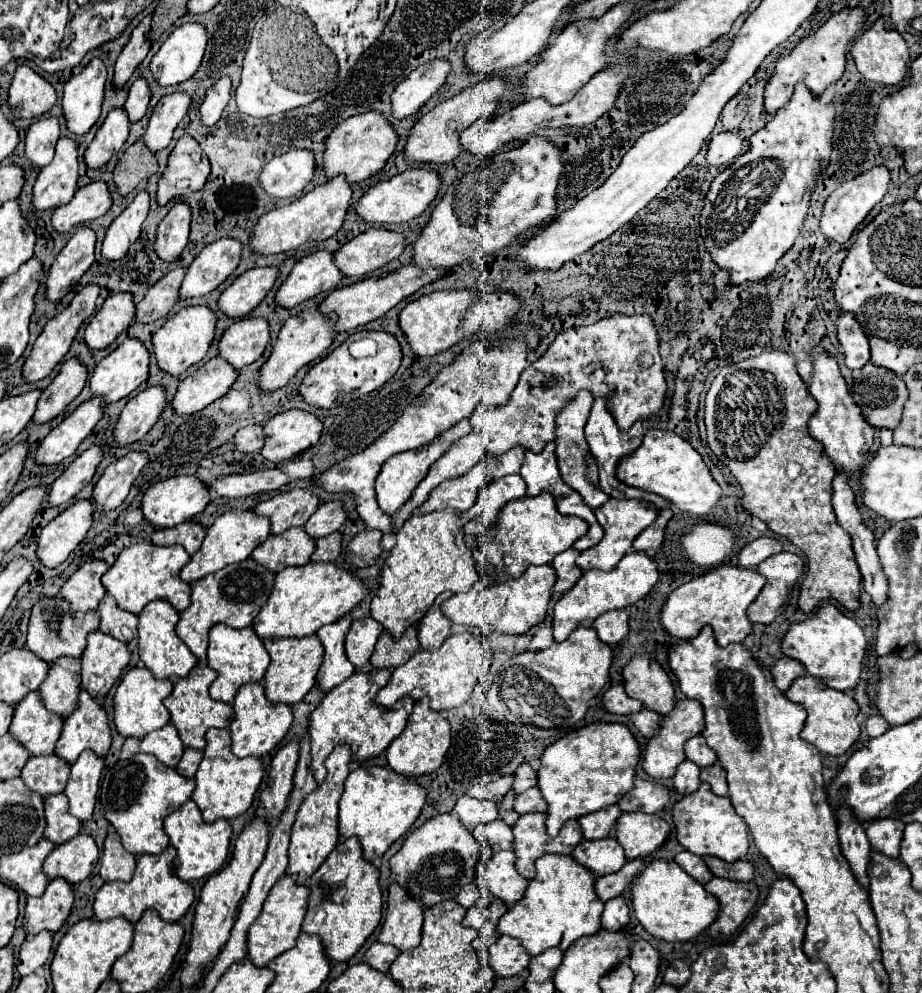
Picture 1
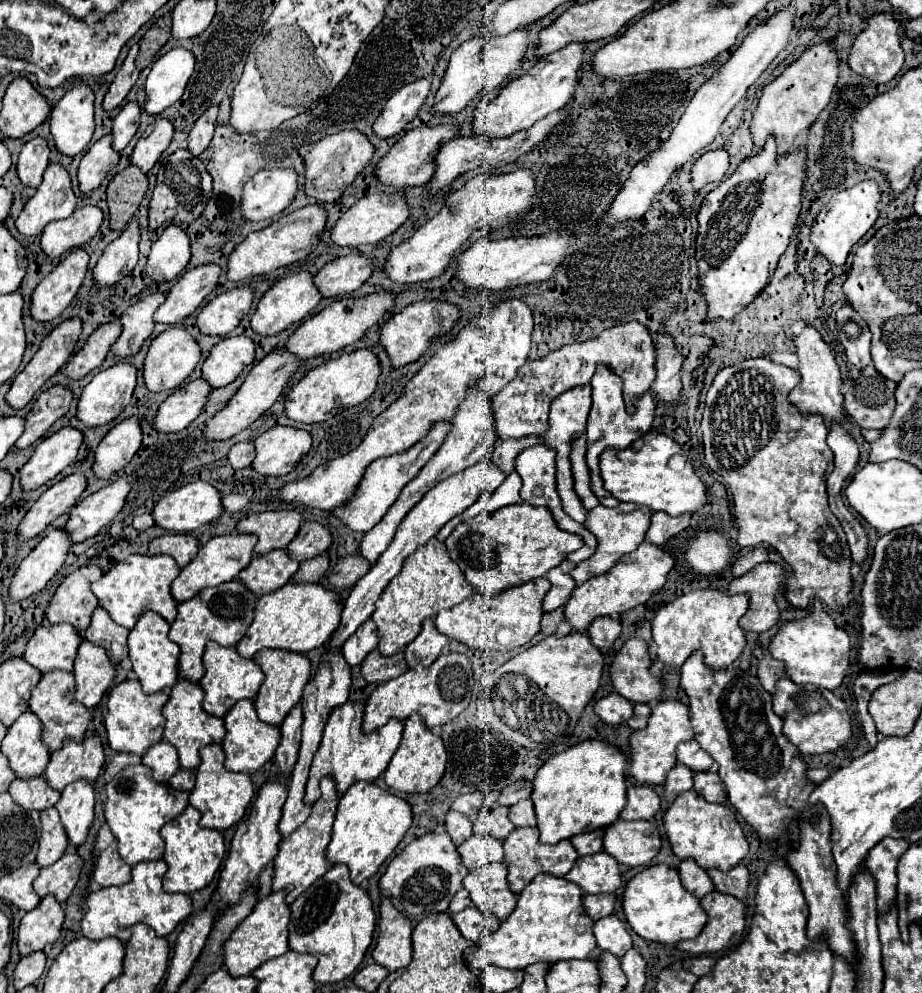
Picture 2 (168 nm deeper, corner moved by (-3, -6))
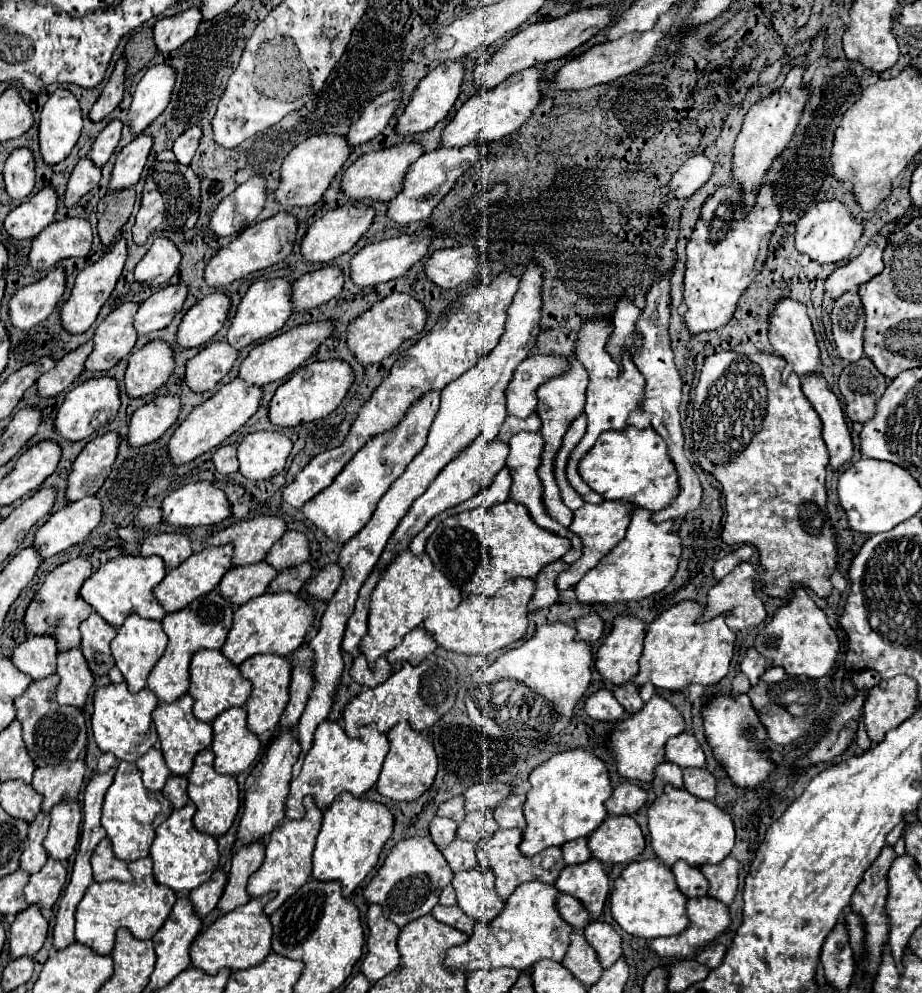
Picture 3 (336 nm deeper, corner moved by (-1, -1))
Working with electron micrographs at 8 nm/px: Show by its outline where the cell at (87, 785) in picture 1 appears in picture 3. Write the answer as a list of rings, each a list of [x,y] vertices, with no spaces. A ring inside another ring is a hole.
[[[62,802],[58,806],[54,806],[54,810],[50,812],[50,830],[44,838],[44,850],[48,854],[48,858],[54,860],[68,860],[72,856],[72,852],[76,850],[78,838],[80,838],[80,806],[78,802]]]

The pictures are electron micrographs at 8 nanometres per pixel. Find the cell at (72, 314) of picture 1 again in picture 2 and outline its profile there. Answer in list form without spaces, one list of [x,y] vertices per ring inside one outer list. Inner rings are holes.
[[[74,317],[74,319],[62,321],[62,323],[42,341],[42,345],[40,345],[40,349],[36,351],[36,355],[32,357],[32,361],[24,367],[24,371],[22,371],[18,377],[14,377],[12,387],[10,387],[8,395],[6,395],[6,401],[8,401],[14,409],[26,407],[28,401],[40,391],[40,387],[42,387],[50,377],[54,377],[60,367],[64,367],[64,365],[68,363],[70,355],[74,353],[74,347],[76,347],[76,343],[78,343],[80,333],[82,333],[82,319]]]

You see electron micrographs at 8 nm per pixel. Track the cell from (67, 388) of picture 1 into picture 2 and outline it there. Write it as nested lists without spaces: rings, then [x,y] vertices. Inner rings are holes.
[[[54,385],[38,395],[32,411],[26,415],[26,429],[16,441],[16,447],[24,449],[46,435],[46,431],[68,413],[72,403],[72,391],[64,385]]]

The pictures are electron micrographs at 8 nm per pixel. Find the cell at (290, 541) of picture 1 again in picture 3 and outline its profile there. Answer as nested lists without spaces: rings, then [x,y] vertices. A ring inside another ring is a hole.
[[[266,562],[230,568],[220,582],[220,596],[228,598],[232,606],[242,606],[248,600],[264,594],[276,574],[278,572]]]

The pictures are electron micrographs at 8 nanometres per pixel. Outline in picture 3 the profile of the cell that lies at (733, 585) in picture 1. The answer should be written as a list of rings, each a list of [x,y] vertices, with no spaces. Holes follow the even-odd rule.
[[[680,602],[664,610],[650,626],[644,638],[644,652],[640,658],[640,672],[632,682],[636,686],[654,684],[656,688],[682,692],[690,684],[714,686],[730,670],[734,654],[736,634],[726,626],[722,616],[710,622],[698,622],[702,618],[702,606],[698,602]]]

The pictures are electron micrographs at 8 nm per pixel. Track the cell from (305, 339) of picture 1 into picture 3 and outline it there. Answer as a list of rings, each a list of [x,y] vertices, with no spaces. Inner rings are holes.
[[[238,378],[234,382],[222,386],[212,398],[208,398],[204,404],[196,406],[186,416],[186,420],[174,430],[172,438],[168,440],[168,456],[172,458],[172,464],[174,466],[188,464],[194,458],[198,458],[200,454],[220,446],[230,434],[234,434],[238,428],[242,428],[248,422],[248,418],[258,410],[260,398],[262,398],[262,388],[248,386],[246,382],[242,382]]]

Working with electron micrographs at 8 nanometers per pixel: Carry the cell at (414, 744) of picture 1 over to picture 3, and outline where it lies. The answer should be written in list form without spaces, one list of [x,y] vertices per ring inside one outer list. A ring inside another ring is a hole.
[[[400,720],[392,730],[386,732],[386,738],[390,740],[390,750],[386,754],[380,778],[376,782],[376,790],[394,800],[394,802],[410,802],[422,796],[434,782],[436,770],[438,770],[438,758],[430,744],[430,740],[416,730],[410,730],[410,724],[406,720]]]

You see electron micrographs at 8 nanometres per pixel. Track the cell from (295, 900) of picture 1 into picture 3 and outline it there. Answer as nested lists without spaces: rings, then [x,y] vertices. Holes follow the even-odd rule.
[[[252,898],[248,904],[230,910],[228,914],[214,920],[212,926],[202,930],[190,950],[192,966],[200,968],[206,974],[216,974],[220,968],[230,970],[244,970],[250,966],[260,964],[270,954],[270,940],[272,940],[272,924],[270,918],[262,912],[262,902],[258,898]]]

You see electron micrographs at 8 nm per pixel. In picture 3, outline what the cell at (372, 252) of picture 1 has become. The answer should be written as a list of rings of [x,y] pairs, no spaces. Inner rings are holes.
[[[322,268],[308,272],[292,282],[292,306],[294,312],[308,312],[330,298],[338,296],[344,284],[340,268]]]

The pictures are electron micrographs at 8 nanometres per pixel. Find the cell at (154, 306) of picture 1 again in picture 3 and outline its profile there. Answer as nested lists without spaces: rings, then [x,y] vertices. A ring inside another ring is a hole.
[[[126,302],[110,312],[94,332],[94,348],[86,360],[86,370],[106,372],[128,356],[136,344],[136,330],[132,326],[138,304]]]

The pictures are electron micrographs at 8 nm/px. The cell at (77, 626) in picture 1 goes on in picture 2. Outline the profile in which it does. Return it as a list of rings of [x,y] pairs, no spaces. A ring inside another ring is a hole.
[[[42,623],[30,637],[24,659],[30,665],[38,667],[42,673],[54,669],[72,671],[74,655],[78,655],[78,647],[82,641],[82,633],[74,631],[74,627],[70,625]]]

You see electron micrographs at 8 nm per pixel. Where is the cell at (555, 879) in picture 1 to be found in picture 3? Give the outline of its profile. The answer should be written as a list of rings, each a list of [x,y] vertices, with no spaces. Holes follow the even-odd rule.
[[[524,882],[506,900],[504,910],[500,912],[498,918],[494,918],[490,924],[476,924],[474,934],[468,938],[466,944],[460,944],[446,952],[444,966],[448,970],[462,970],[464,974],[468,974],[474,970],[492,970],[502,966],[510,966],[516,968],[518,972],[524,972],[534,962],[544,958],[562,962],[570,944],[572,926],[568,926],[558,916],[556,896],[558,890],[554,886],[546,886],[542,882]]]

